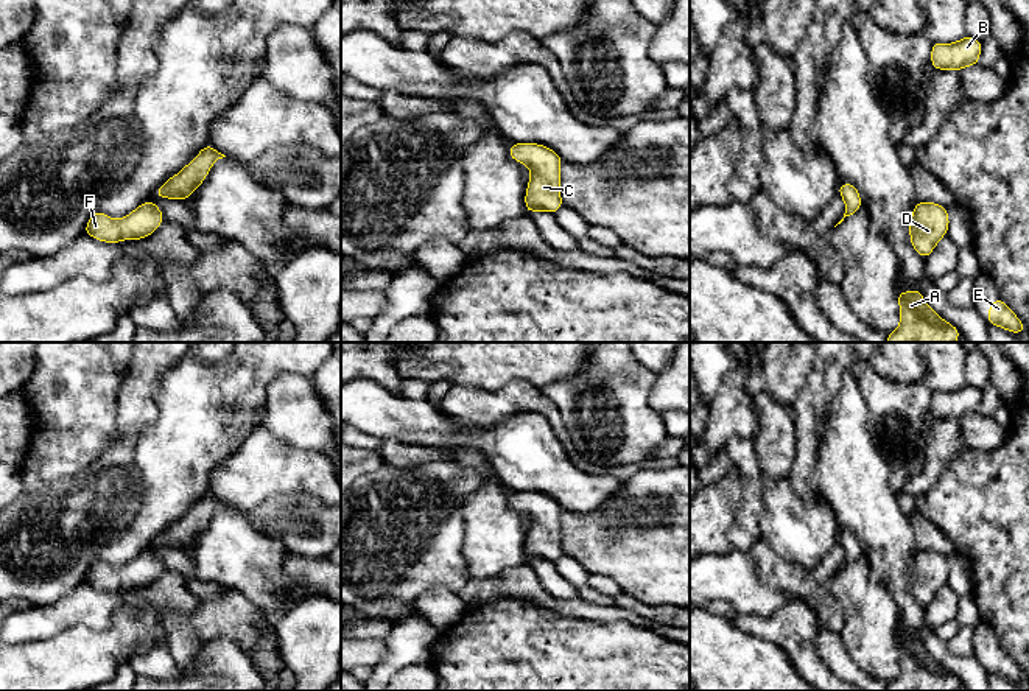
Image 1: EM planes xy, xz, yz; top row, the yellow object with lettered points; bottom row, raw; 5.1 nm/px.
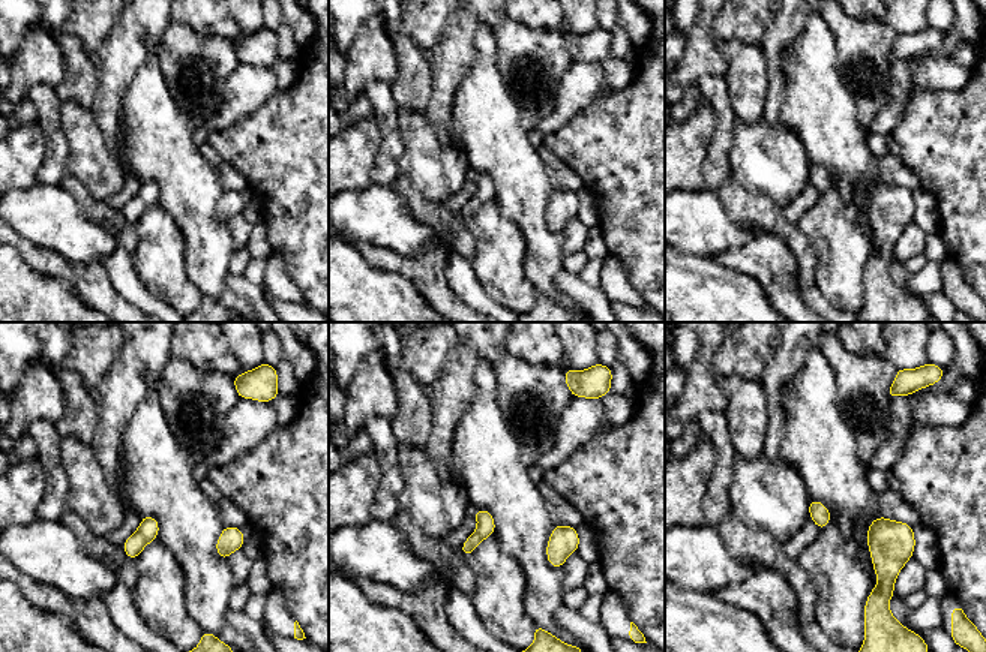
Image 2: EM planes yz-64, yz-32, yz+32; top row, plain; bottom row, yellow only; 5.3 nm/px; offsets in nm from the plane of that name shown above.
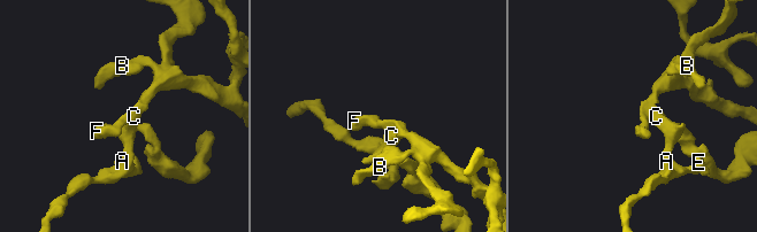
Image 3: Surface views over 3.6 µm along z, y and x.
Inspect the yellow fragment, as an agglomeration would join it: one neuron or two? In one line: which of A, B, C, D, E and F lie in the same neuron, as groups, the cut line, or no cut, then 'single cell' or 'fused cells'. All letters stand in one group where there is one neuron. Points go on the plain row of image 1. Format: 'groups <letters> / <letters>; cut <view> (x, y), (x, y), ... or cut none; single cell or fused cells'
groups A B C D E F; cut none; single cell

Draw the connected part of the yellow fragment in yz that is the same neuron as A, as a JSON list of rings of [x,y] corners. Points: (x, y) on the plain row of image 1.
[[[918,638],[897,640],[900,674],[886,691],[954,691],[962,683],[925,651]]]

